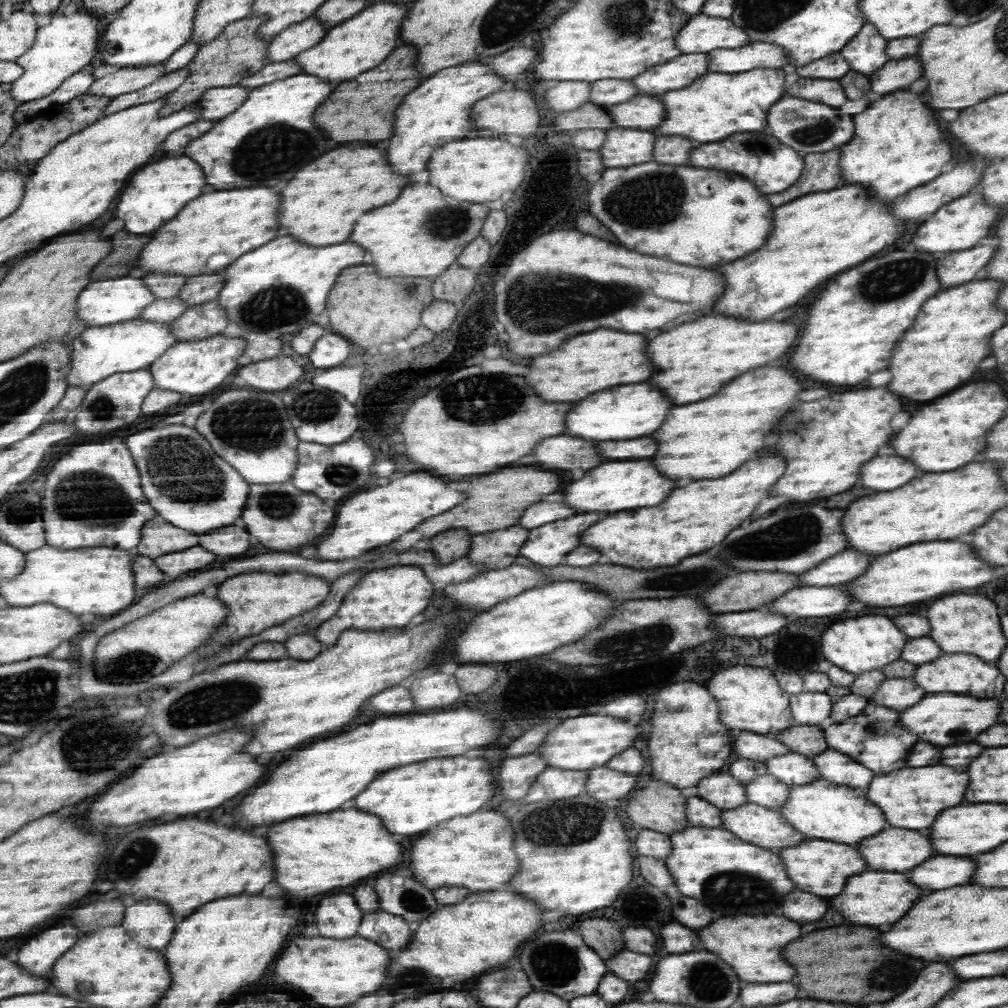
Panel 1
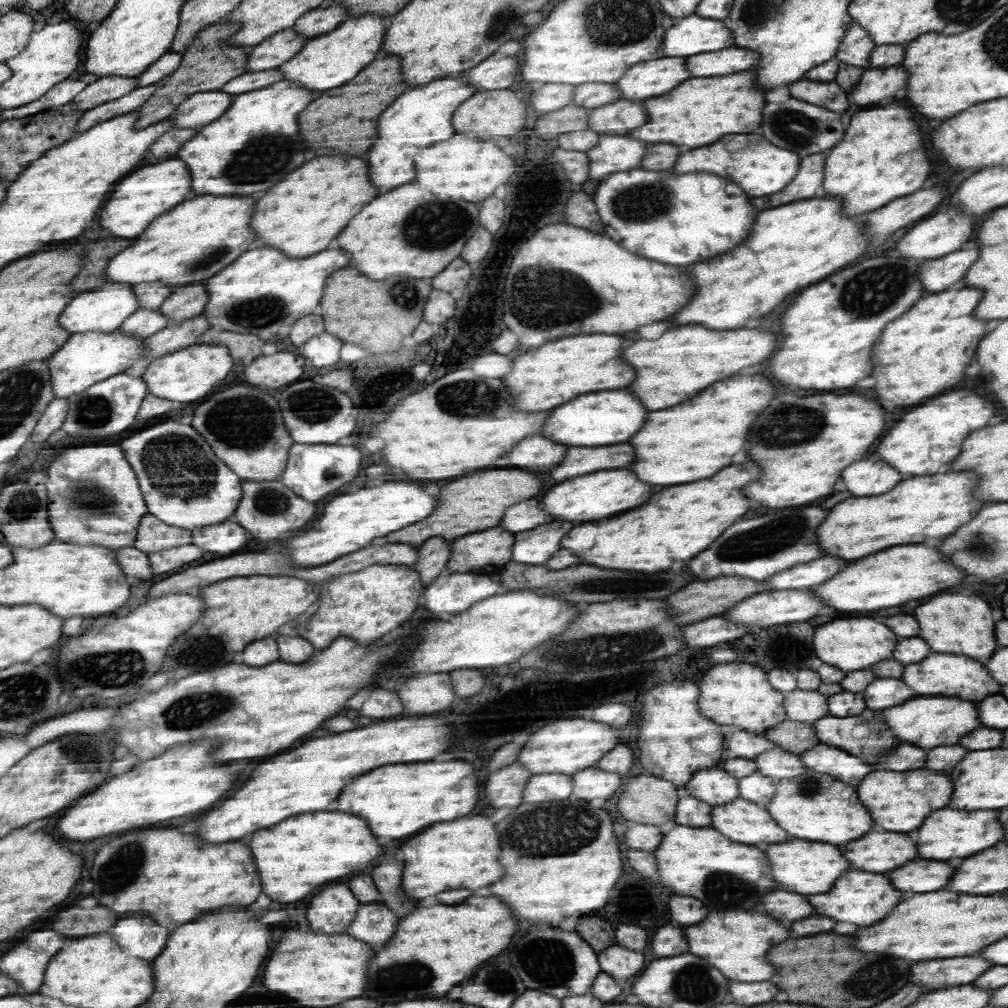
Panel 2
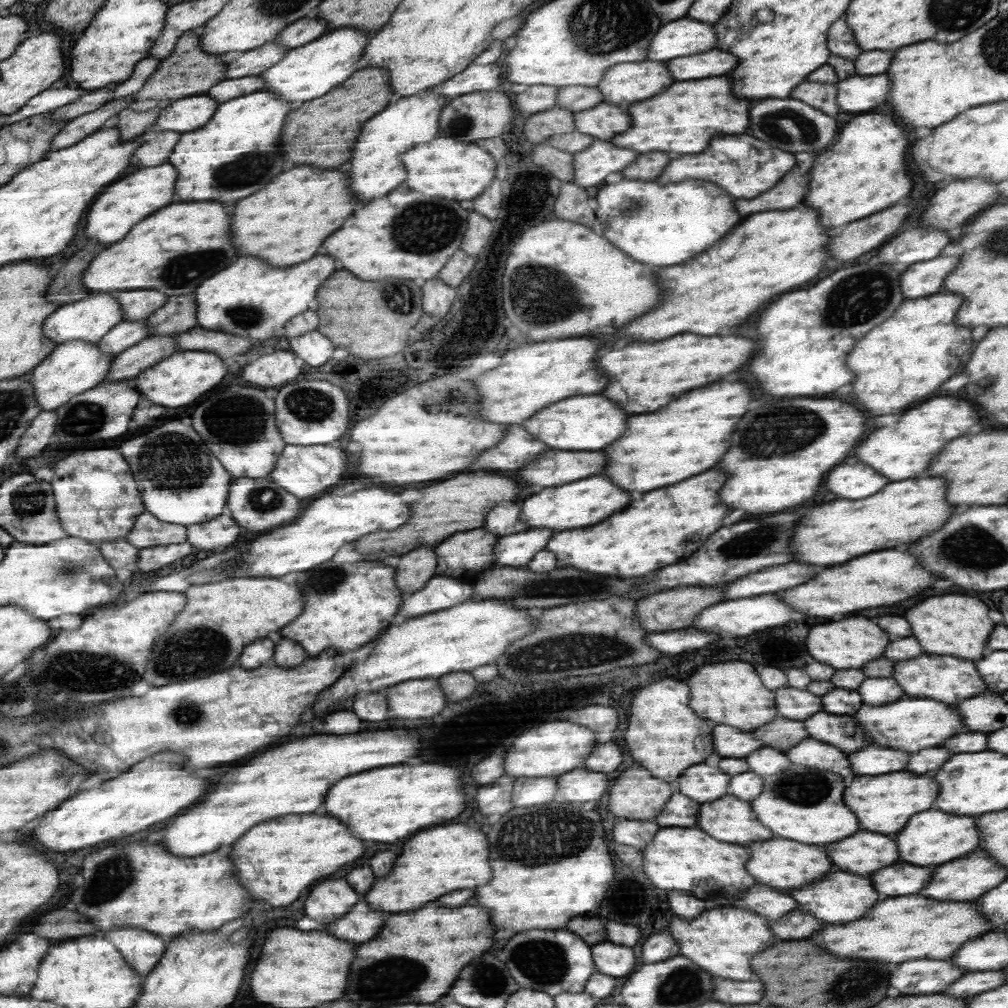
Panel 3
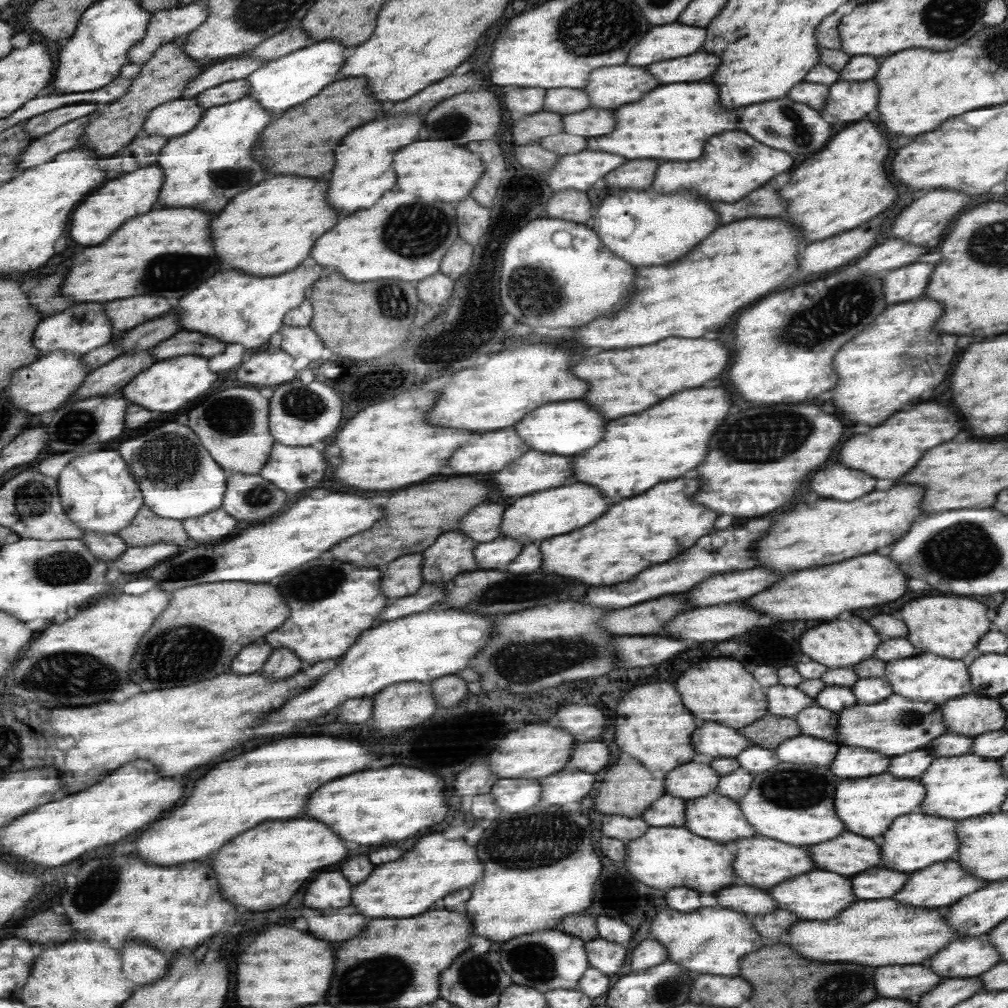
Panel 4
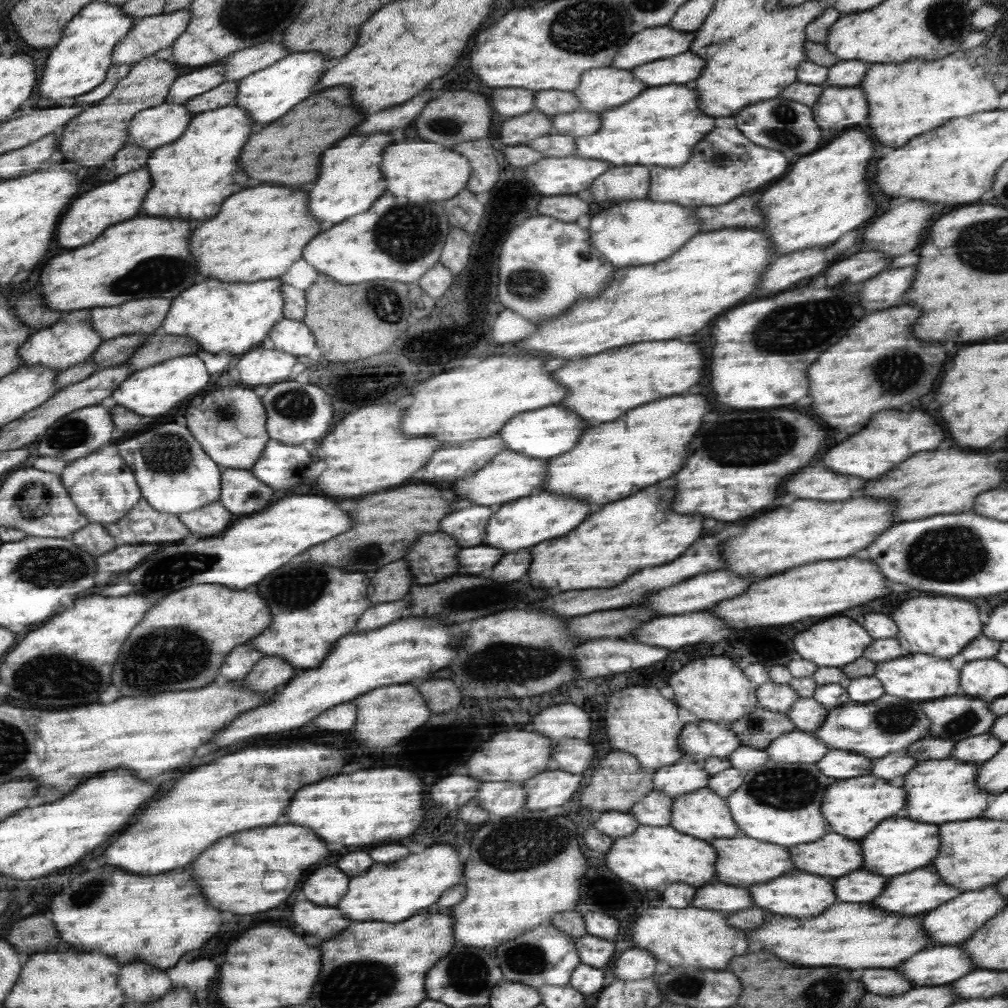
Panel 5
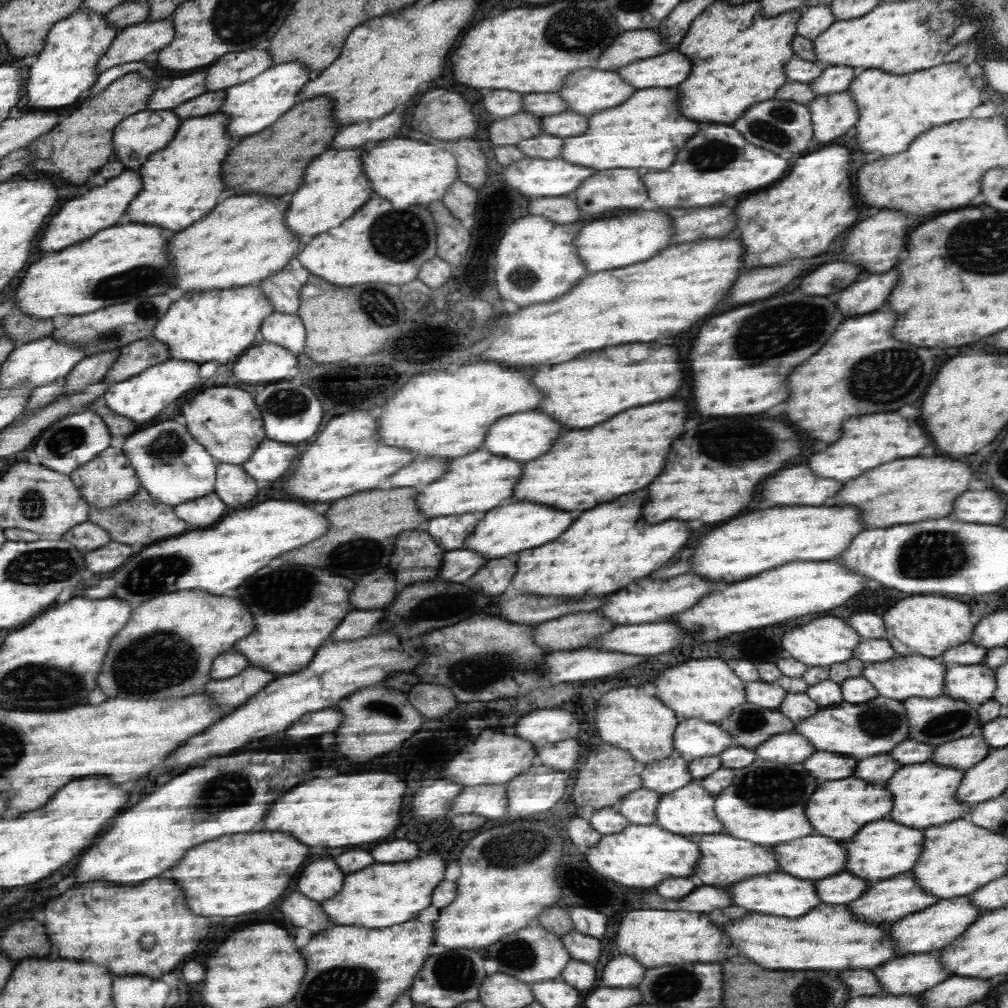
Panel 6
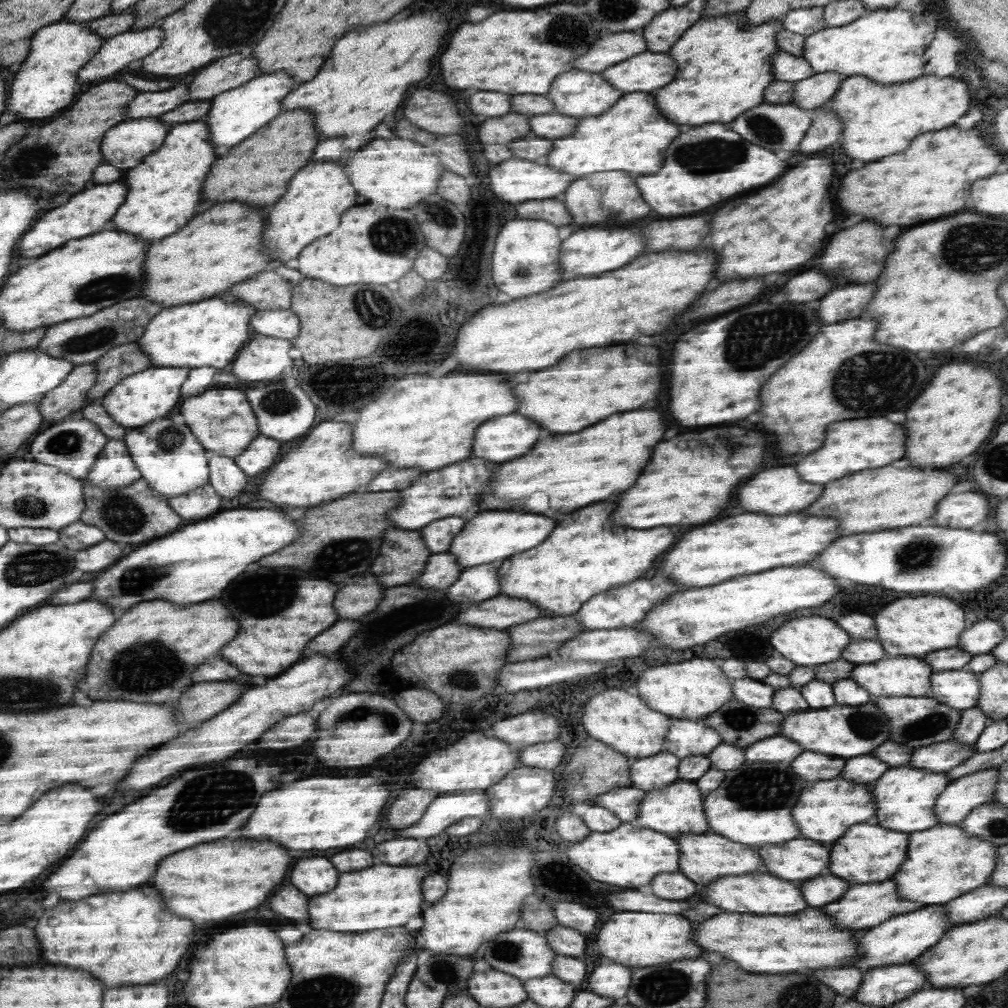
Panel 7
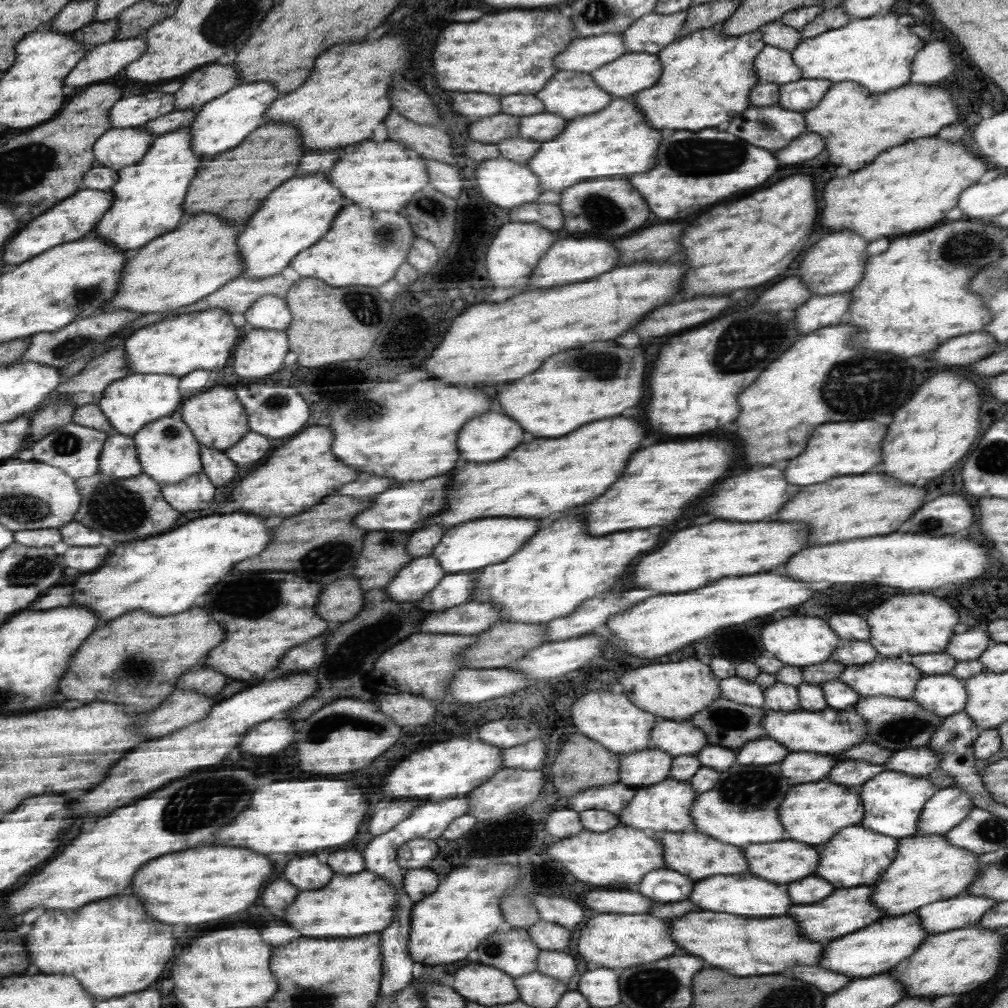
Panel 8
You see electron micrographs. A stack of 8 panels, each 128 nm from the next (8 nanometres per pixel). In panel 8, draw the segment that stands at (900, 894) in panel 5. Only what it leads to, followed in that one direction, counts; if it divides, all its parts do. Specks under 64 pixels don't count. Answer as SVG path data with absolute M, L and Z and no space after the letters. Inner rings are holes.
M866 886L840 888L818 904L798 904L798 908L794 908L794 912L788 912L788 916L794 916L798 920L798 924L802 924L802 928L806 928L806 932L810 932L810 936L814 936L814 940L840 938L840 936L846 936L850 932L862 930L884 916L884 912L878 910L870 900L872 890L874 890L872 886L868 886L868 888Z

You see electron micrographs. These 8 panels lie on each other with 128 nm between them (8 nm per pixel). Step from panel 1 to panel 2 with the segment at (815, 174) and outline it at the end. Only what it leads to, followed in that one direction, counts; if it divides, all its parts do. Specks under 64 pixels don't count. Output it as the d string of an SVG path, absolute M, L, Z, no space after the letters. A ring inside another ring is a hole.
M828 152L806 156L802 160L802 172L798 172L798 180L794 180L794 184L790 184L790 188L786 188L786 192L754 198L754 204L758 204L758 208L766 210L766 208L776 208L776 206L790 204L790 202L804 200L804 198L822 198L824 196L822 182L824 182L824 158L826 156L828 156Z

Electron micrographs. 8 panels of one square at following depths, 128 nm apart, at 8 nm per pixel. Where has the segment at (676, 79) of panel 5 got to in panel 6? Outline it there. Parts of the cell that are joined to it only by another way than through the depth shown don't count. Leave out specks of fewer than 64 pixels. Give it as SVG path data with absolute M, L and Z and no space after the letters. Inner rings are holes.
M668 52L666 56L656 56L650 60L640 60L638 64L628 64L620 68L622 76L634 82L634 88L672 88L682 84L690 76L692 62L680 52Z

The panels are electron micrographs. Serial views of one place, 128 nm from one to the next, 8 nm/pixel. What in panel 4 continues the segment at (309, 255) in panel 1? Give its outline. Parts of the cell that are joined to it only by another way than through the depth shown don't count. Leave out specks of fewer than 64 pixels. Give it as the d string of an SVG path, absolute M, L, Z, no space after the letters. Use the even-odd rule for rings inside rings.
M314 264L310 270L298 267L278 276L254 276L238 270L218 272L174 302L174 314L179 328L201 332L227 344L258 348L282 328L282 316L304 302L308 288L320 278L322 270L320 264Z

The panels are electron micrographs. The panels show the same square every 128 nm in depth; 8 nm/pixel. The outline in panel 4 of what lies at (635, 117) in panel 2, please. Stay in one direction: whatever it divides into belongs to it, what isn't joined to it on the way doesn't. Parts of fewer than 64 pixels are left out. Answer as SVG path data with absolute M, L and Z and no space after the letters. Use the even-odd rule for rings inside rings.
M588 108L586 112L564 116L564 130L574 136L584 136L584 138L610 134L614 130L614 124L616 124L614 112L600 110L600 108Z

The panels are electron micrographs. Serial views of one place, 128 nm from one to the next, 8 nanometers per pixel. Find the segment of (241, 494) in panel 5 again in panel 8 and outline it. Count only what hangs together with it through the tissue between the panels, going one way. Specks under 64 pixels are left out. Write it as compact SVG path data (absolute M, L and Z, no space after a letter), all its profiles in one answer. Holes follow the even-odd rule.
M200 447L202 470L210 480L214 480L214 486L228 486L238 478L238 468L225 451L216 448Z

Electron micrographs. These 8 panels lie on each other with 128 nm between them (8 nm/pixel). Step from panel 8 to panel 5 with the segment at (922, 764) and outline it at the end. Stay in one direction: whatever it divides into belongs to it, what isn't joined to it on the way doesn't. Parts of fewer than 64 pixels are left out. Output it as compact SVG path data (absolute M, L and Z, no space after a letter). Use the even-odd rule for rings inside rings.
M982 733L955 742L952 757L978 765L998 754L1003 742L992 733Z

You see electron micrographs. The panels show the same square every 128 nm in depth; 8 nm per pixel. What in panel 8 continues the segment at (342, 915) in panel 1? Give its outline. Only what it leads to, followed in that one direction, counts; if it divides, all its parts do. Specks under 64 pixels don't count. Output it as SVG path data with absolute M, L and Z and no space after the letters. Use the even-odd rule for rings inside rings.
M300 856L292 858L284 868L284 878L290 884L298 884L302 890L320 890L334 876L334 870L320 862L316 856Z

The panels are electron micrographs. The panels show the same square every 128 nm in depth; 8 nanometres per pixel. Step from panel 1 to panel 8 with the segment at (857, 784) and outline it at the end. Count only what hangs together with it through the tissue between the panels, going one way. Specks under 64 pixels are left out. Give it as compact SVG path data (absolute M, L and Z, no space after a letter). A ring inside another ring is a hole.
M770 736L754 740L746 744L746 748L740 747L737 750L738 762L746 765L779 764L788 754L788 748L784 748L780 741L772 740Z

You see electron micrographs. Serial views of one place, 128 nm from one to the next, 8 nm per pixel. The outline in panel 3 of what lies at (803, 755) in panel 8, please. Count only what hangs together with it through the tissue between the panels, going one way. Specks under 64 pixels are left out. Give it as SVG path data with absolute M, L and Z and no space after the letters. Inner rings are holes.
M878 744L864 748L862 752L850 754L850 764L856 768L856 774L890 774L890 772L902 772L906 768L908 754L892 748L882 748Z

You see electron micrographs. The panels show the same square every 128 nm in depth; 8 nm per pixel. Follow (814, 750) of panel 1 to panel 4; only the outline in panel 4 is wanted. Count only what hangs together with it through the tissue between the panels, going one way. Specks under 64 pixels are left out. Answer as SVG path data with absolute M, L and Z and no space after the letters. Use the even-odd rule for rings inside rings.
M772 714L766 716L766 720L758 720L758 724L750 724L750 728L742 728L742 732L754 744L773 751L785 740L800 736L796 720Z

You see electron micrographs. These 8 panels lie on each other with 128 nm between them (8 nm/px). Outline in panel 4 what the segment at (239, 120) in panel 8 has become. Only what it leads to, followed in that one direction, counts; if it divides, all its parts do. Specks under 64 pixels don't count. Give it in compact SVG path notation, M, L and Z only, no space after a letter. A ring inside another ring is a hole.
M334 40L310 42L304 48L291 52L282 58L266 62L262 68L247 76L250 83L249 94L258 99L263 107L273 114L281 114L297 104L306 103L307 100L320 94L322 90L337 82L340 70L343 70L346 58L346 45Z

